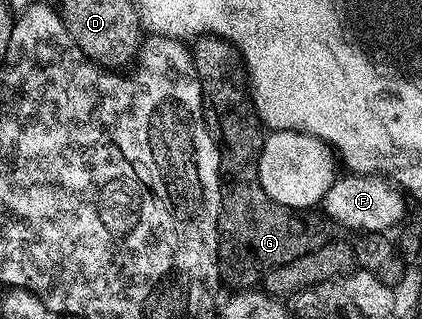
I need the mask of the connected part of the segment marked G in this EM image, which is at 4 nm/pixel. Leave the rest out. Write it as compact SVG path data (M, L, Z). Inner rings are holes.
M211 37L203 38L195 45L192 56L202 88L202 110L218 148L218 175L222 190L222 206L218 212L218 275L225 284L226 281L230 284L231 290L253 289L268 271L284 267L284 263L292 263L292 259L300 255L308 255L312 243L319 240L318 225L314 221L306 222L301 212L268 199L268 195L264 195L264 187L260 187L258 153L262 150L264 129L248 96L234 47L221 38Z

